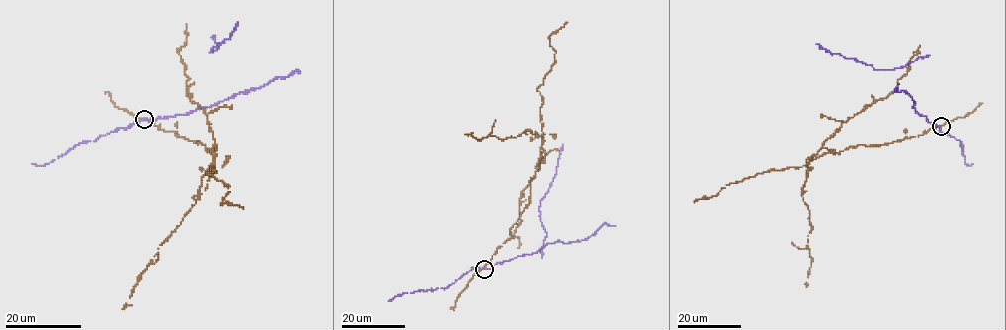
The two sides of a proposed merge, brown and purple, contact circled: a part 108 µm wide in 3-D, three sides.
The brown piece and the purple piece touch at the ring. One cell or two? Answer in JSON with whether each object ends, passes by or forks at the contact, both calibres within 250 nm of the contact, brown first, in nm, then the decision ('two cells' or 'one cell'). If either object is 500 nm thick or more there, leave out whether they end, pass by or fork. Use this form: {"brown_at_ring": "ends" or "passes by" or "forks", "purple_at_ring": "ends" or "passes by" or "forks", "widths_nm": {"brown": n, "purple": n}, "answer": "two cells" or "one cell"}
{"brown_at_ring": "passes by", "purple_at_ring": "passes by", "widths_nm": {"brown": 340, "purple": 220}, "answer": "two cells"}

